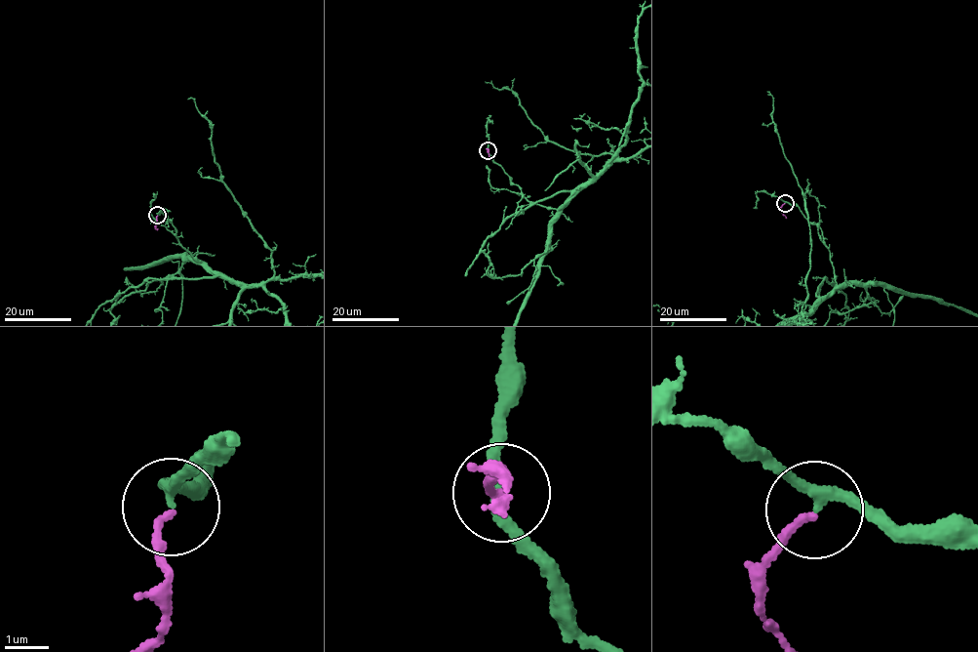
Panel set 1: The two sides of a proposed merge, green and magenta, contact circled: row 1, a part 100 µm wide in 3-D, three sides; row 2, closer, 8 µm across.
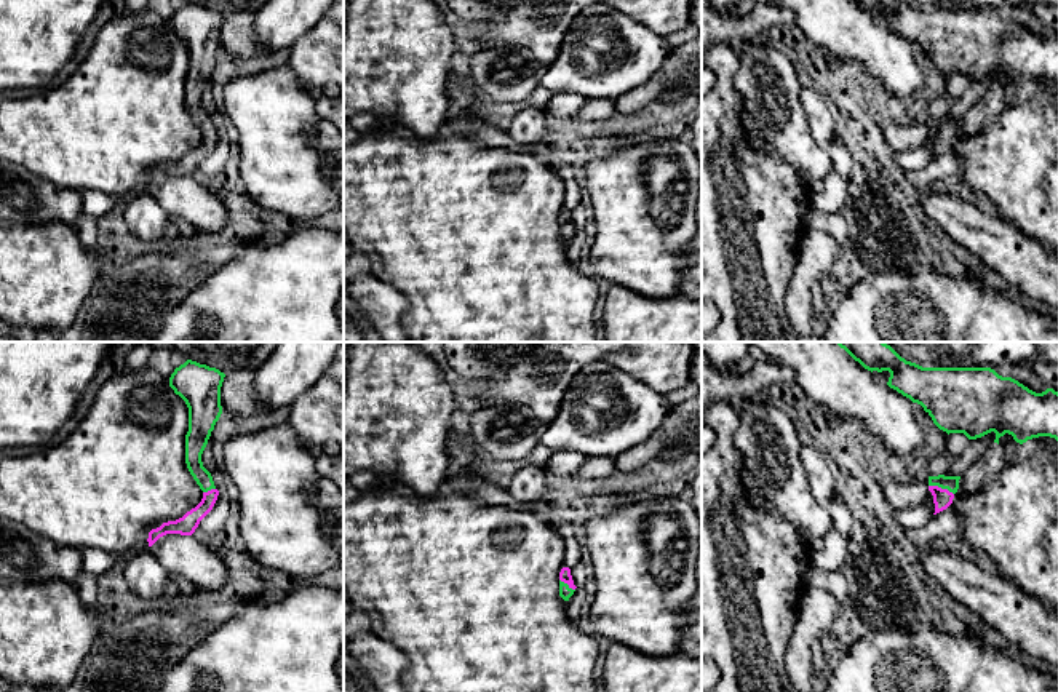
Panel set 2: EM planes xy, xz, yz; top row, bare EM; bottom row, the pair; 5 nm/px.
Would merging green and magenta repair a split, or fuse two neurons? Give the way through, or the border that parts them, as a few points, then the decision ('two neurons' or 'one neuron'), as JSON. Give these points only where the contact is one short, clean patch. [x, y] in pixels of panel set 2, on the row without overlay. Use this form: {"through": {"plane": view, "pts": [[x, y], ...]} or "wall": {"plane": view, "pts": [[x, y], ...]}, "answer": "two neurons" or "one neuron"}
{"through": {"plane": "yz", "pts": [[951, 125], [942, 130], [942, 139]]}, "answer": "one neuron"}

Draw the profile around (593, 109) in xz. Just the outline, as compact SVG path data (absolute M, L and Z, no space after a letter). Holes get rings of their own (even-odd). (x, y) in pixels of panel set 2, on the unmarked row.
M588 99L580 112L572 118L575 121L606 120L615 113L614 99Z

